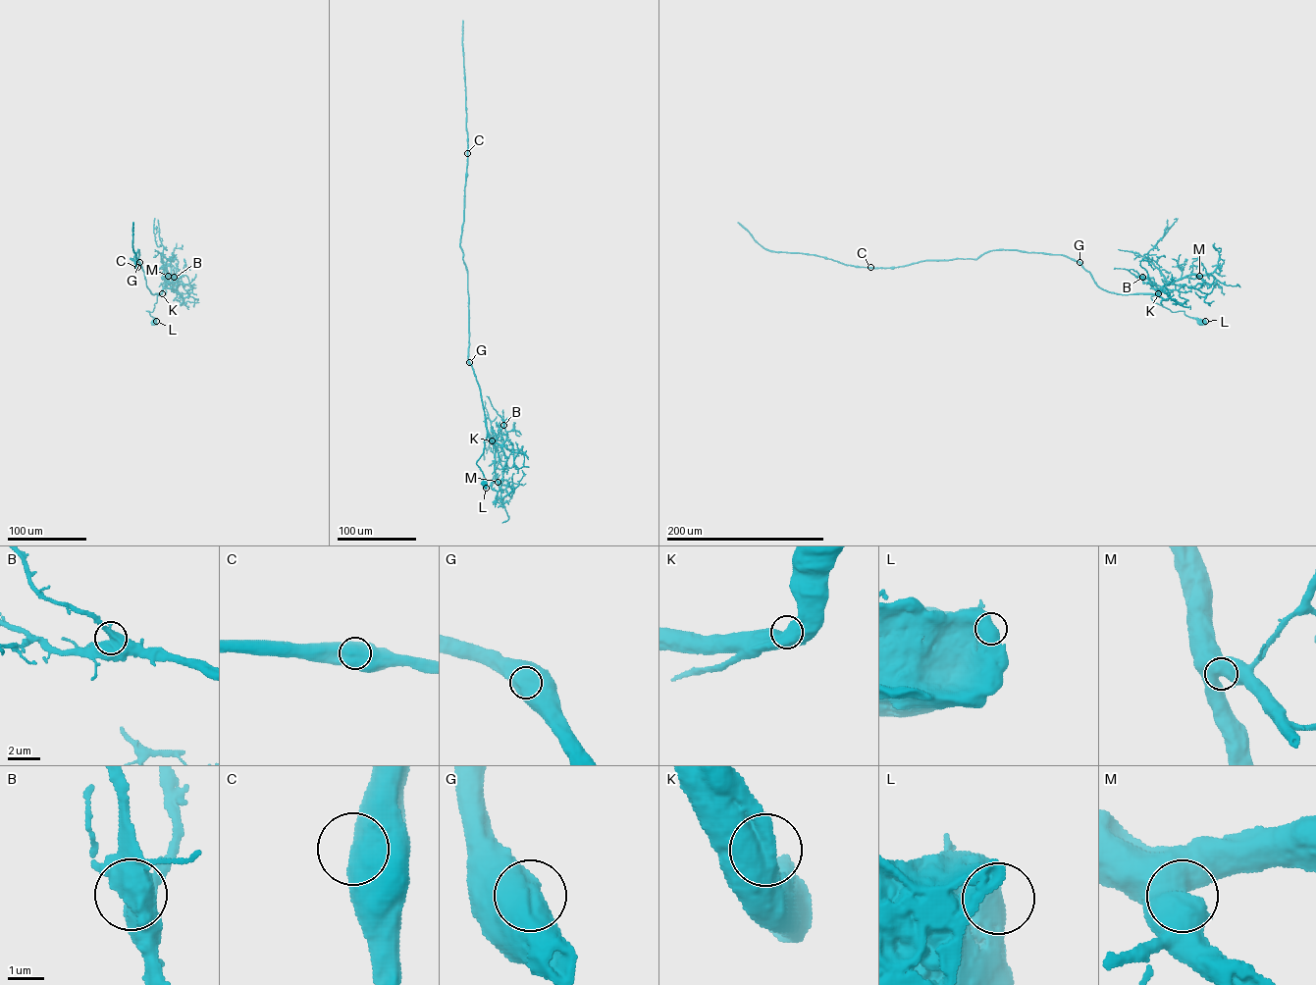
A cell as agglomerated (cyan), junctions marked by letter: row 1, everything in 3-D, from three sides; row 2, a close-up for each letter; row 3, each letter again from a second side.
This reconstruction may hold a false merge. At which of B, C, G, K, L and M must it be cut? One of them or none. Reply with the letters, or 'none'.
none

